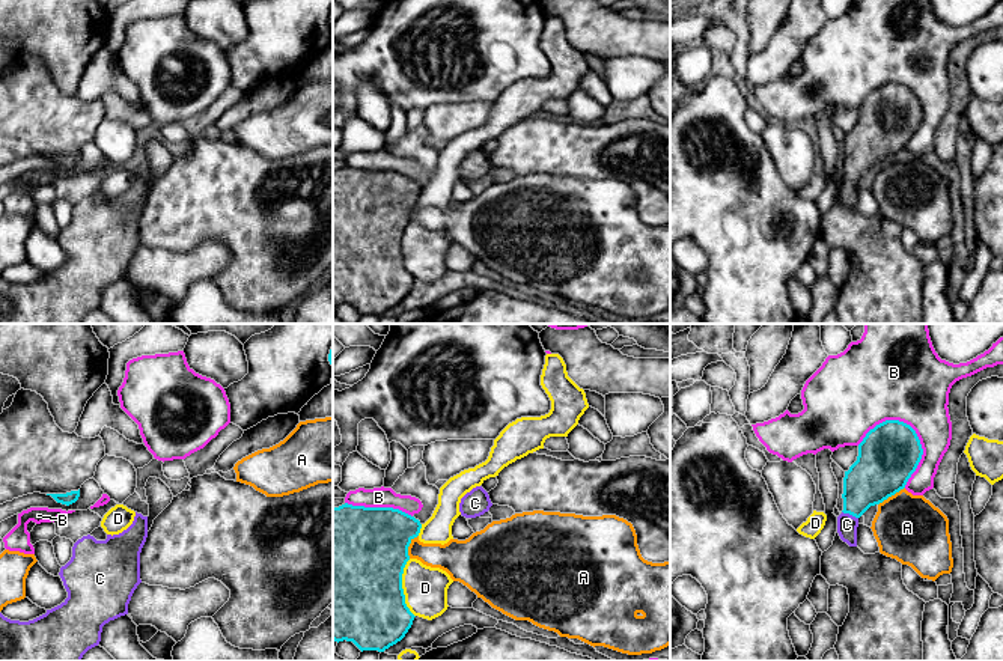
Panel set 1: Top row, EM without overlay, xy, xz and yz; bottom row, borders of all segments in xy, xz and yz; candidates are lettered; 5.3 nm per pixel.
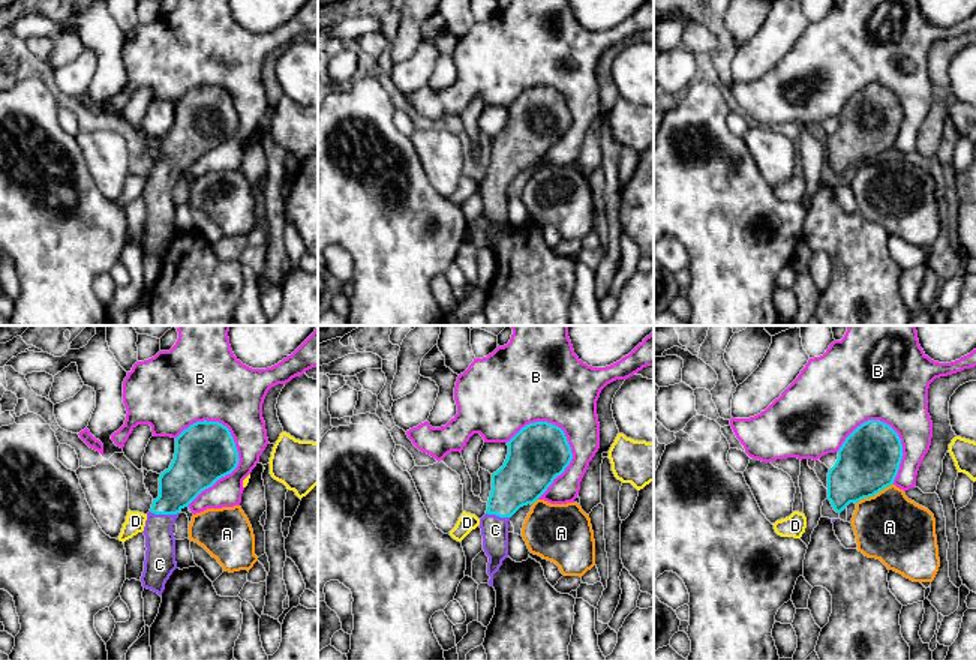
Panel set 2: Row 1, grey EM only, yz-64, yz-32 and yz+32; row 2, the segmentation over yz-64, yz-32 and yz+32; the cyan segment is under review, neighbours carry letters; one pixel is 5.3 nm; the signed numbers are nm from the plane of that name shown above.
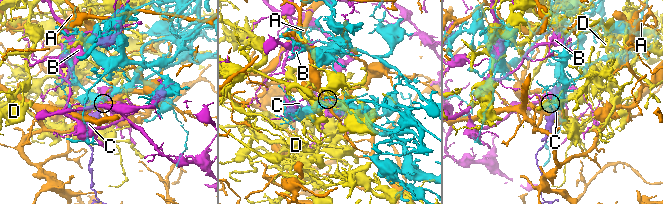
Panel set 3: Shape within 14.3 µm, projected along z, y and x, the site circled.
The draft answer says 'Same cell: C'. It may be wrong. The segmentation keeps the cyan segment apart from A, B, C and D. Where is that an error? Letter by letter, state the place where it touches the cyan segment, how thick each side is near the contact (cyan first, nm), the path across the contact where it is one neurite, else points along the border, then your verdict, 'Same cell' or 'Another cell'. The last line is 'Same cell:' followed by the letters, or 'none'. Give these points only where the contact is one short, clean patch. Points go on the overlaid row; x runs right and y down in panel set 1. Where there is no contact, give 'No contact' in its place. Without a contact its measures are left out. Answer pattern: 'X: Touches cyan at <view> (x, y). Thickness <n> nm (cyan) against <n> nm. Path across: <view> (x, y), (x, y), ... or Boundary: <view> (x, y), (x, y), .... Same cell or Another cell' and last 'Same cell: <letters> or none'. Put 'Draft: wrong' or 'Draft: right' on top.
Draft: right
A: Touches cyan at yz (890, 496). Thickness 320 nm (cyan) against 360 nm. Another cell
B: Touches cyan at yz (920, 444). Thickness 320 nm (cyan) against 300 nm. Another cell
C: Touches cyan at yz (850, 514). Thickness 260 nm (cyan) against 110 nm. Path across: yz (875, 476), (860, 491), (850, 514), (847, 524). Same cell
D: Touches cyan at xz (401, 587). Thickness 500 nm (cyan) against 240 nm. Another cell
Same cell: C

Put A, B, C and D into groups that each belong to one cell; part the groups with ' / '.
A / B / C / D

